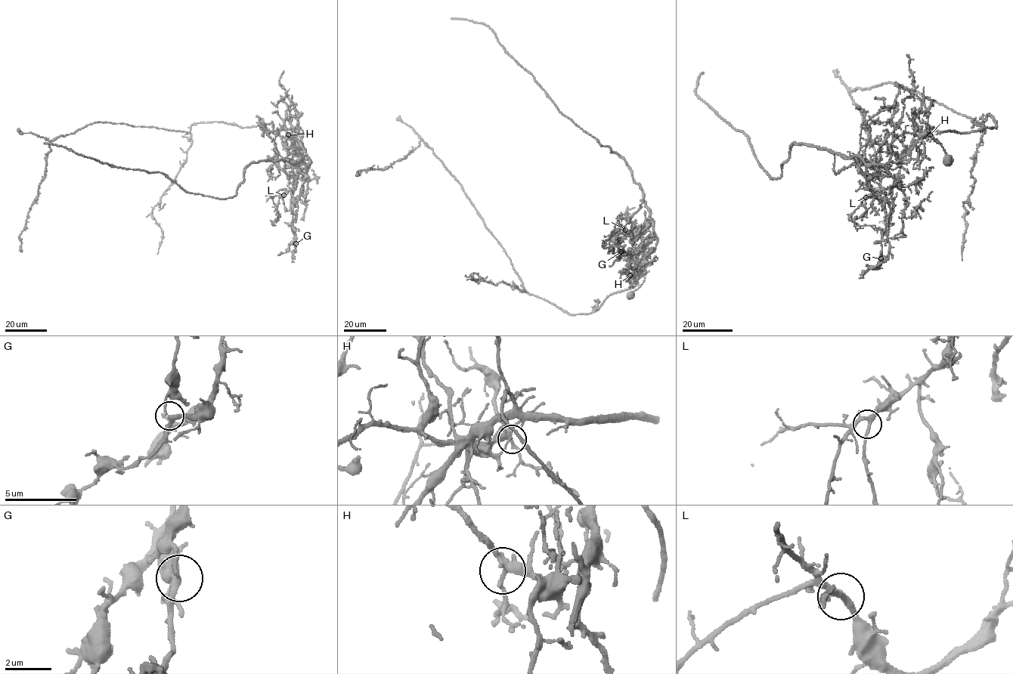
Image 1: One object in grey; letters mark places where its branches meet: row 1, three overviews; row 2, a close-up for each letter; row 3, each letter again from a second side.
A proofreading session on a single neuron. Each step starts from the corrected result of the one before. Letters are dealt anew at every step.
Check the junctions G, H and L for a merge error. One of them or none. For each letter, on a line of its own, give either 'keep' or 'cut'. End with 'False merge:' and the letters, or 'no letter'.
G: cut
H: keep
L: keep
False merge: G

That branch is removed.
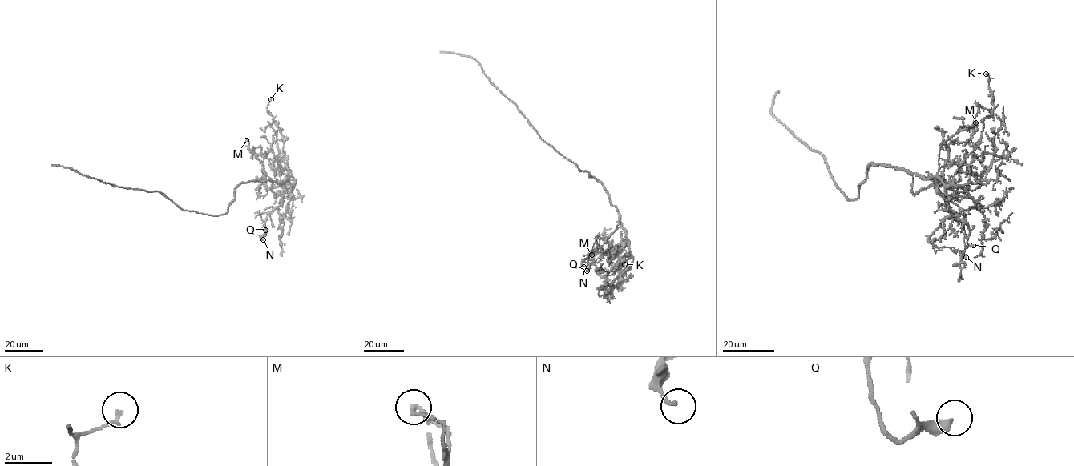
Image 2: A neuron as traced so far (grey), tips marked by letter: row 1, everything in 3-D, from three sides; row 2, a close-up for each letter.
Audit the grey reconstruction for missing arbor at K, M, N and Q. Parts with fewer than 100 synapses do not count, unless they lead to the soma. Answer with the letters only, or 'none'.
none

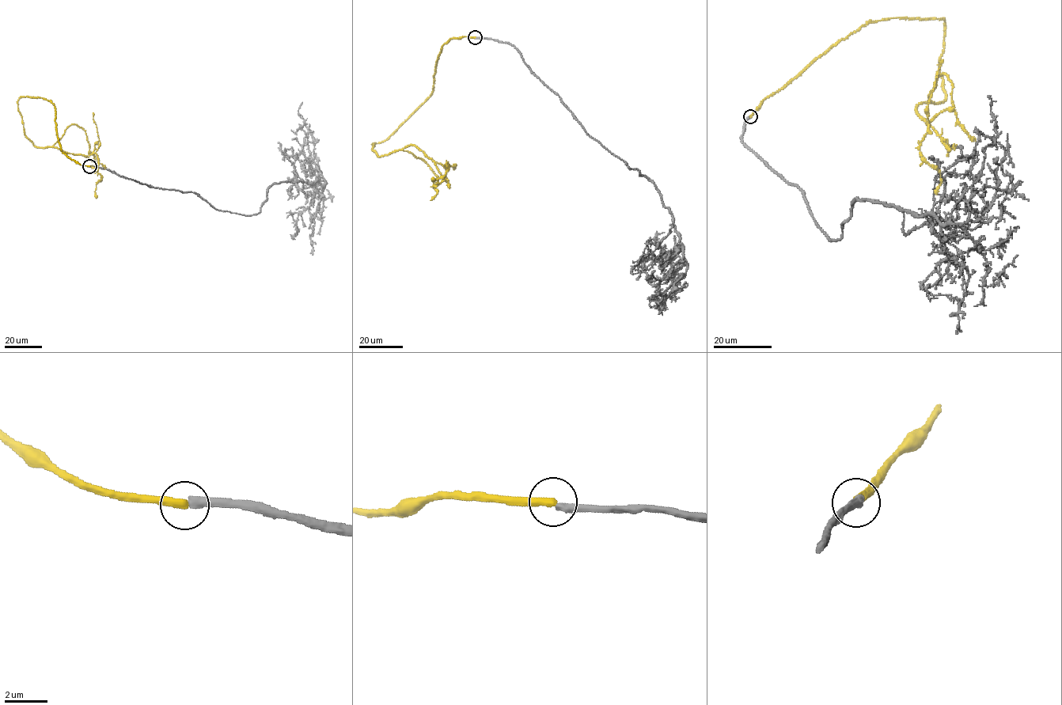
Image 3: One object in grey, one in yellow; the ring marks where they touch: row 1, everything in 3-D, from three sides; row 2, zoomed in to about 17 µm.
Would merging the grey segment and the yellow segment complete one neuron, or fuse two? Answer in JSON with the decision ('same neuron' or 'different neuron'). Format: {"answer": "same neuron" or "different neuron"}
{"answer": "same neuron"}

